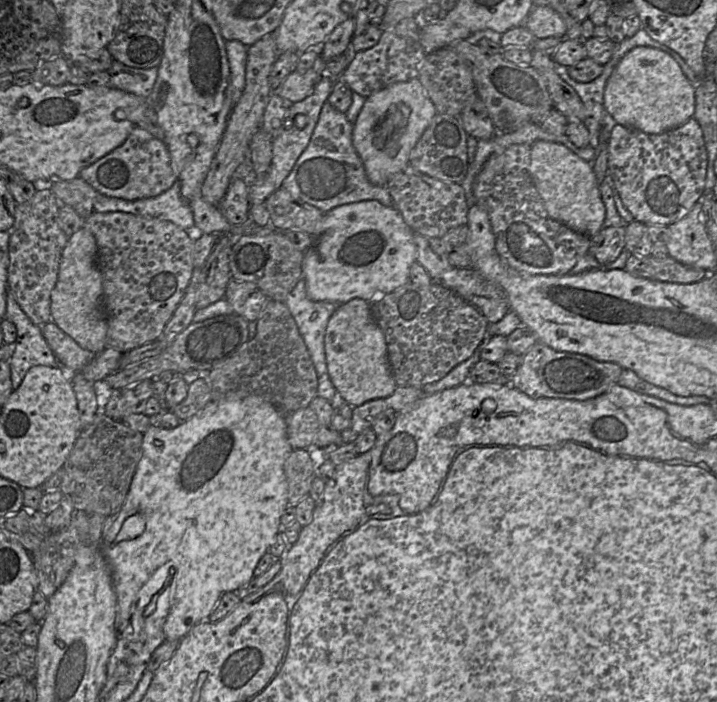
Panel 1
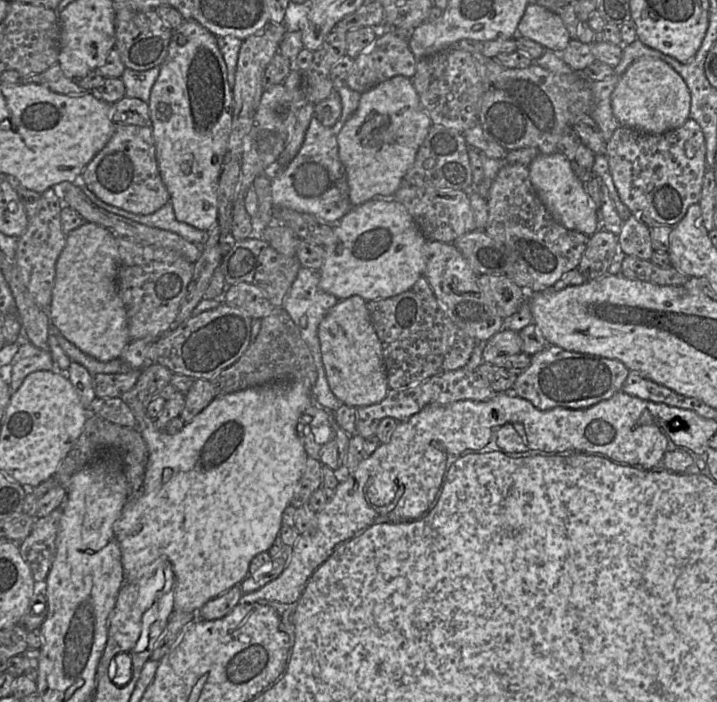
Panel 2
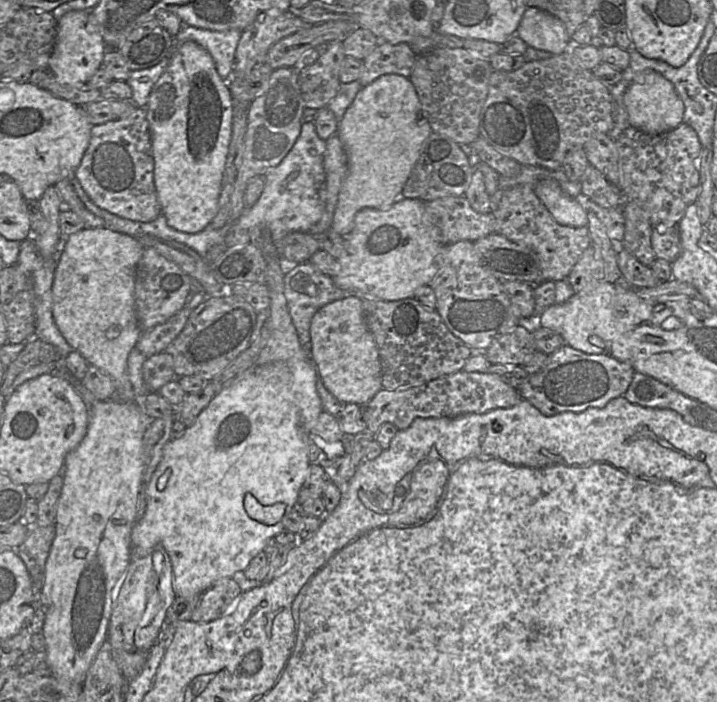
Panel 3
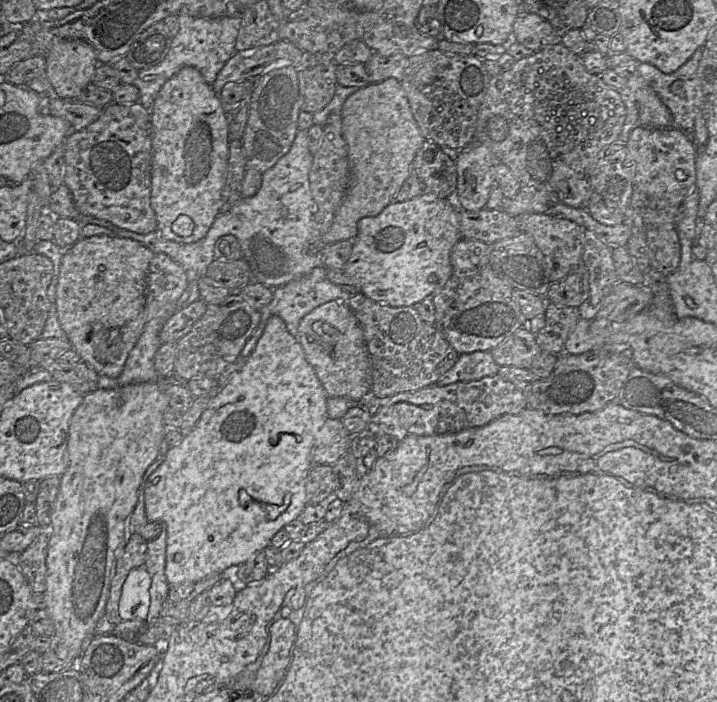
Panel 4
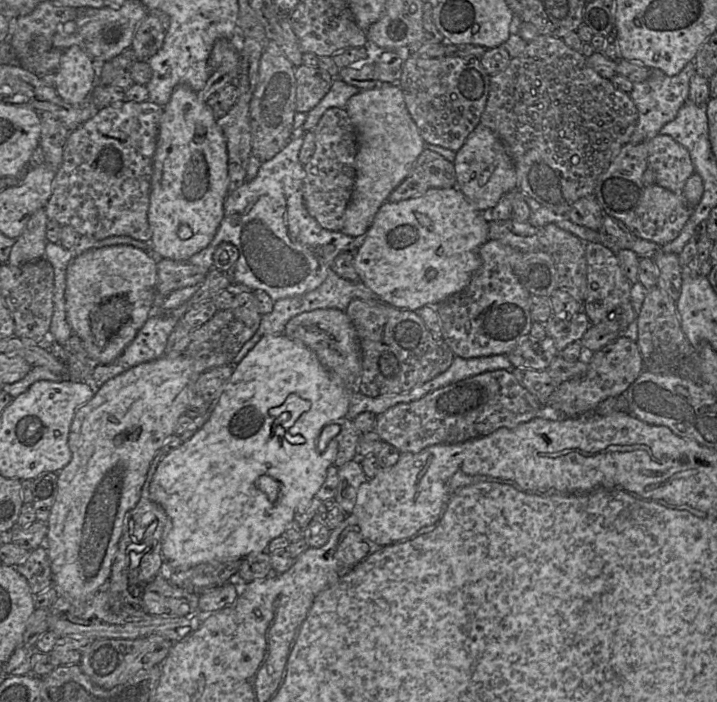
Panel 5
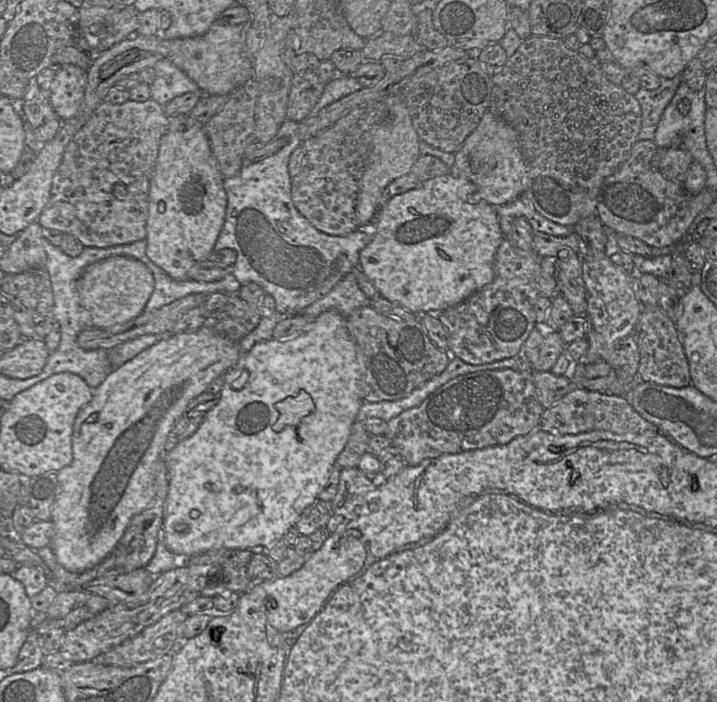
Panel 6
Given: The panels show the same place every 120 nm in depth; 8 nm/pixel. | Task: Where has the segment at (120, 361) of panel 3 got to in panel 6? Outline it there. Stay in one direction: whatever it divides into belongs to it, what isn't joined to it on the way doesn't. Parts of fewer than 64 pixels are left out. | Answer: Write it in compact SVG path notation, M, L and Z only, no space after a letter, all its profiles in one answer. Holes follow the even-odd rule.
M111 256L89 265L78 281L81 305L89 313L93 328L108 329L141 315L154 291L151 270L141 261L127 256Z

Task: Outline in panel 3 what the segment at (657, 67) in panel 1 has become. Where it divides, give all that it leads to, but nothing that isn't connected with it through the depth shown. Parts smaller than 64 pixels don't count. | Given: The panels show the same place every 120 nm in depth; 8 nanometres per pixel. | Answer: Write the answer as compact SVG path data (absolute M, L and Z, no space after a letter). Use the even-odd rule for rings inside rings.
M645 70L631 82L624 94L624 105L630 126L650 135L658 135L675 129L683 122L684 103L674 85L661 74Z

